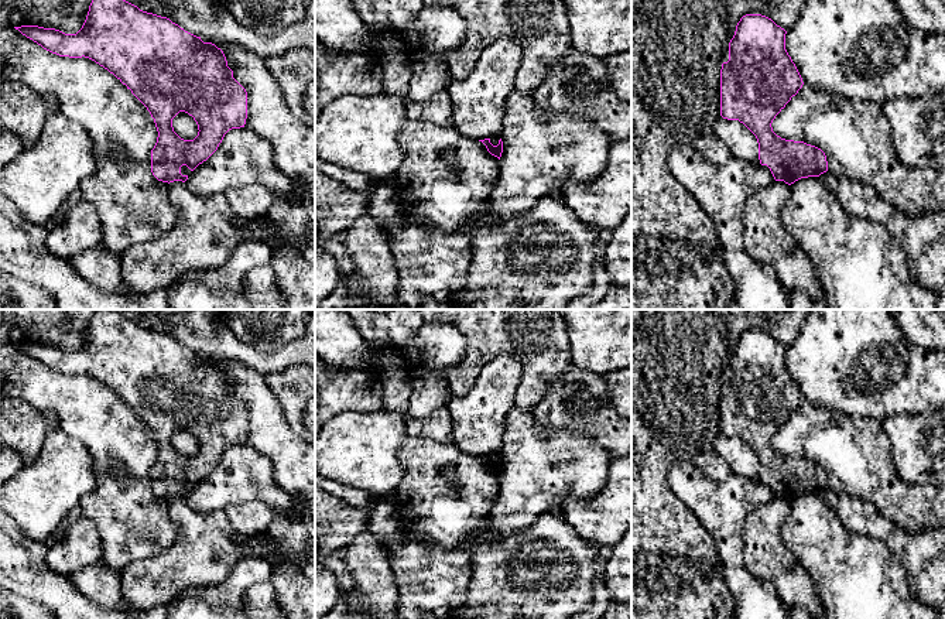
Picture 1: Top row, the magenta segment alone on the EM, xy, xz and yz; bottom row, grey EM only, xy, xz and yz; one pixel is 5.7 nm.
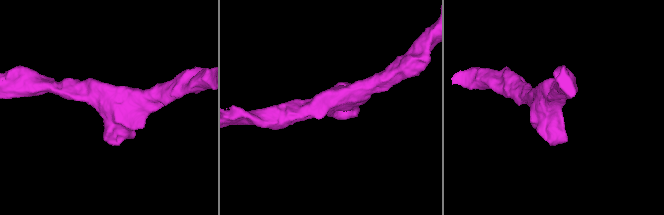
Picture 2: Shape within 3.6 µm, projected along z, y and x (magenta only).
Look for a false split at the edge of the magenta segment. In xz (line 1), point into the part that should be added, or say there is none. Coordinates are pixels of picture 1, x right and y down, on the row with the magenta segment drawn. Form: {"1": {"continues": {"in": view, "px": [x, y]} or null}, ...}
{"1": {"continues": null}}

